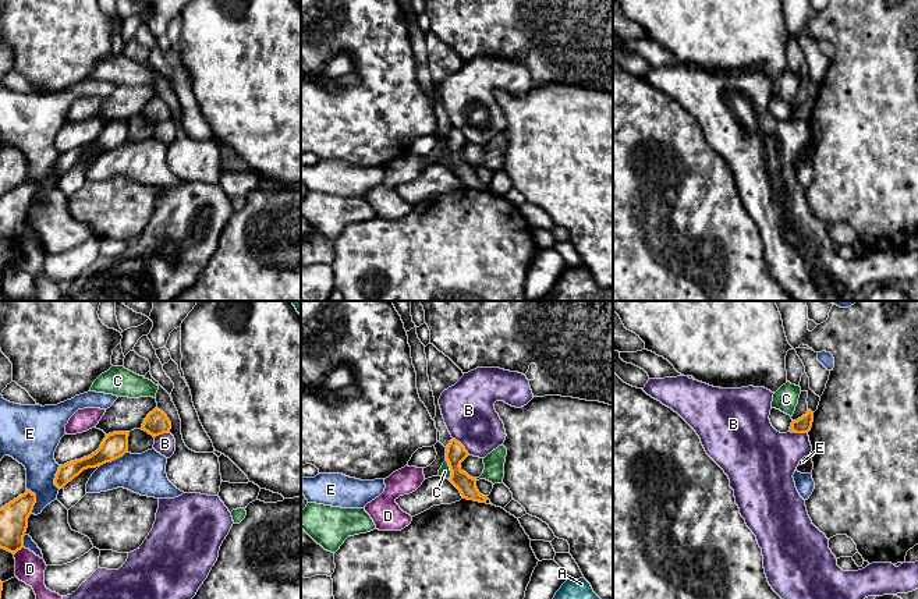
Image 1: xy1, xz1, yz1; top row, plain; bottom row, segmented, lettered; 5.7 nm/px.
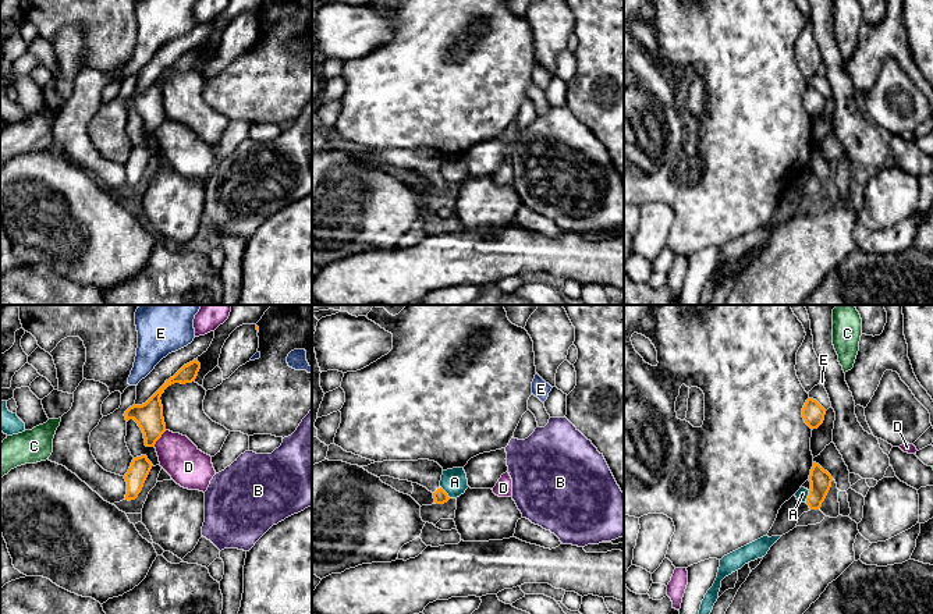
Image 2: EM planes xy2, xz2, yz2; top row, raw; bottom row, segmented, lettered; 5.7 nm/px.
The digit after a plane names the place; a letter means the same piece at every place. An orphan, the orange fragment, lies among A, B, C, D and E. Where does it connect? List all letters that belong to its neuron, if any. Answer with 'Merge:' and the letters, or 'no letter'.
Merge: no letter

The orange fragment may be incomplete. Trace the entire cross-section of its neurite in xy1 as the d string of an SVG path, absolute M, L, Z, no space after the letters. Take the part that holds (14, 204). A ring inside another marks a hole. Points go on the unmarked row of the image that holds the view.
M26 180L0 196L0 237L13 242L24 235L28 206L36 191L36 182Z

